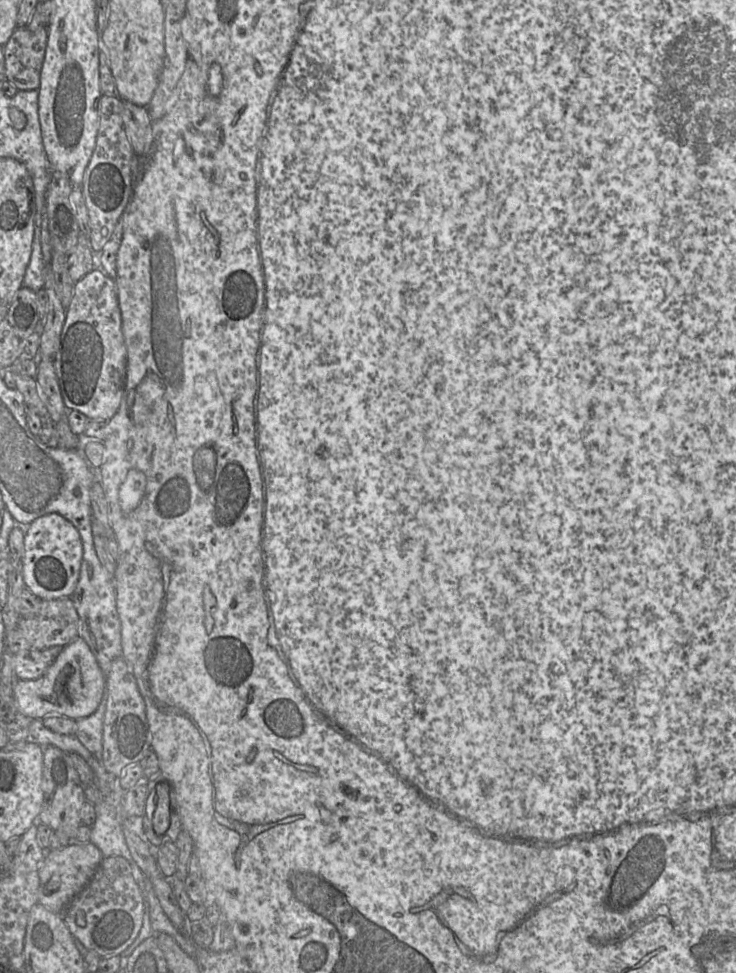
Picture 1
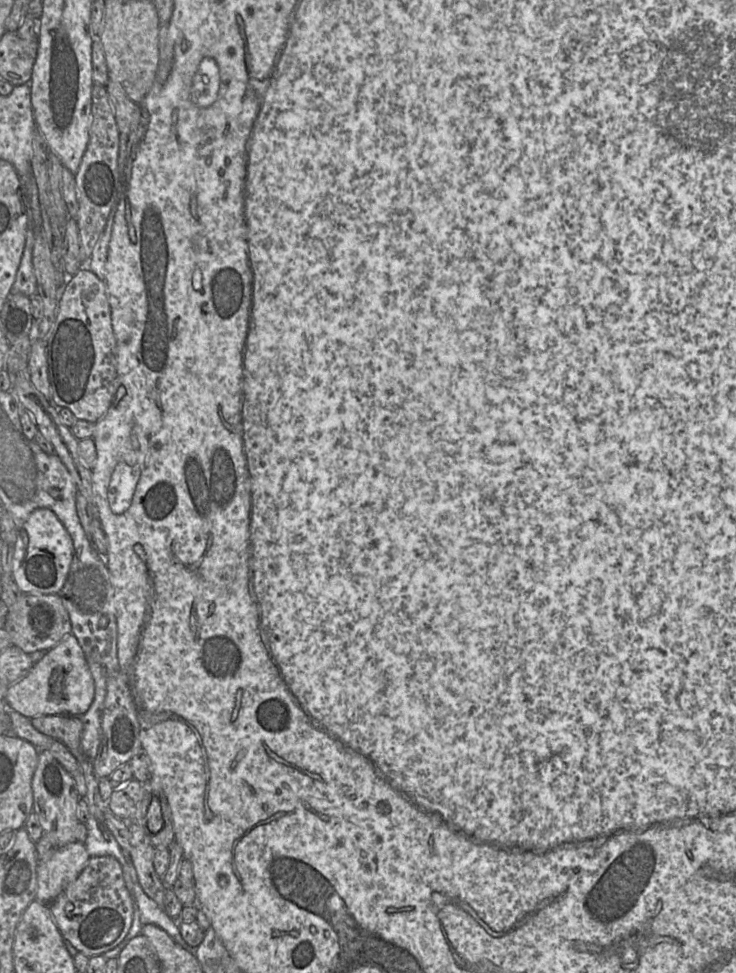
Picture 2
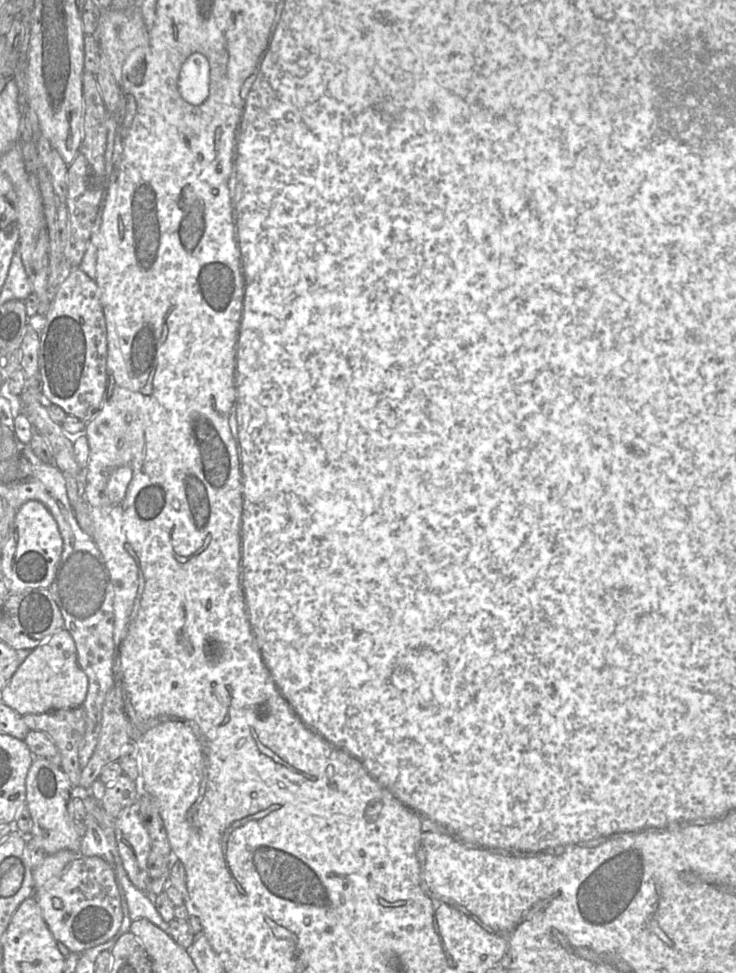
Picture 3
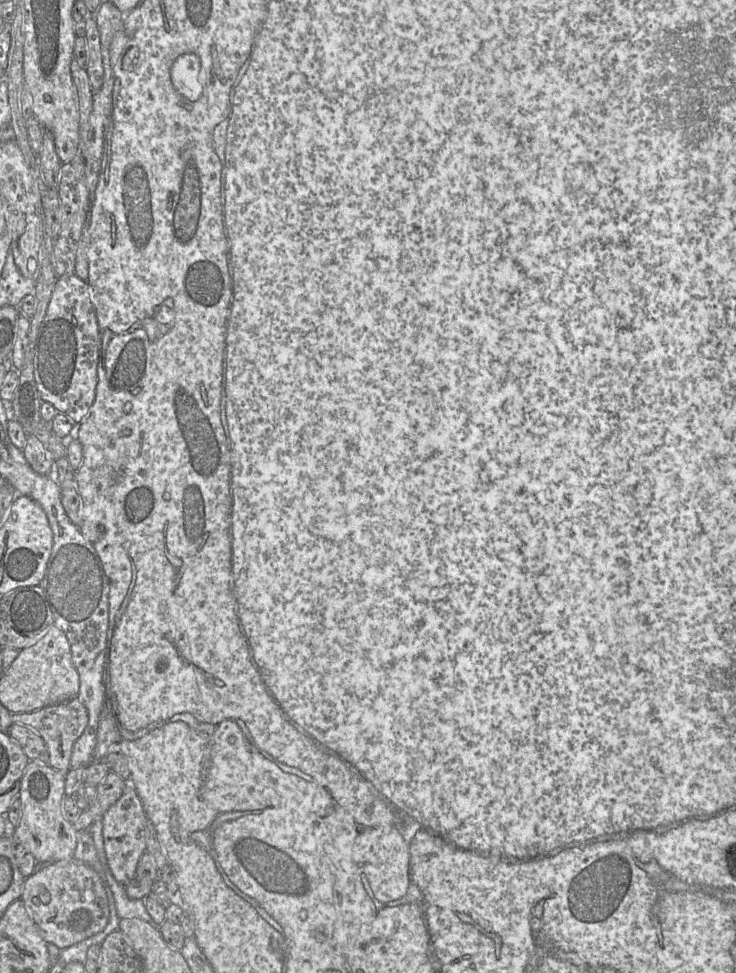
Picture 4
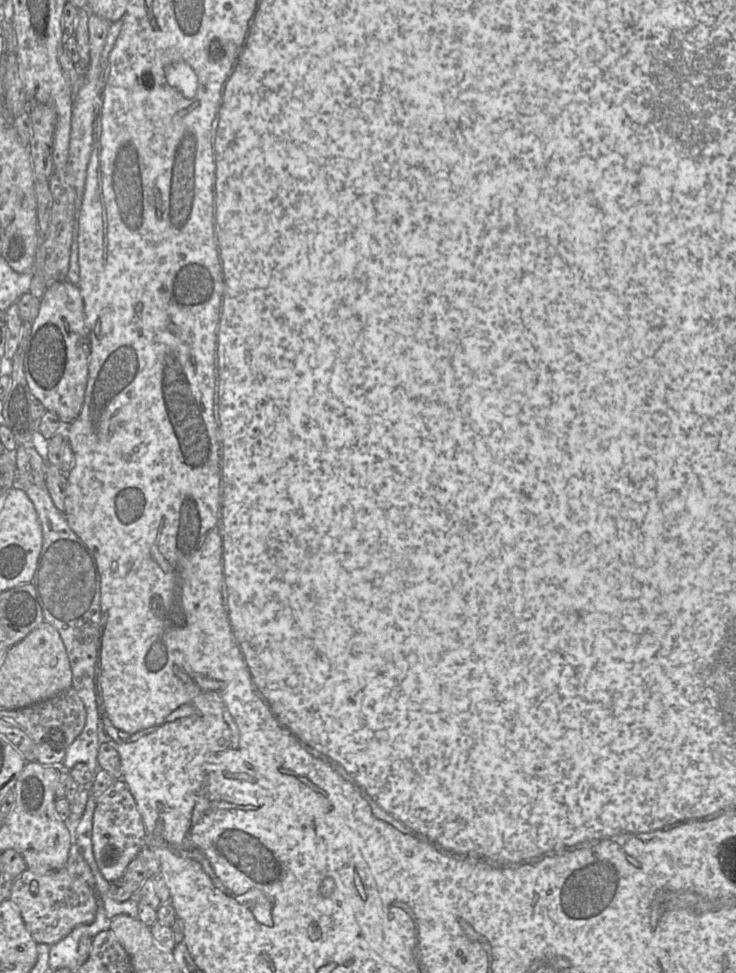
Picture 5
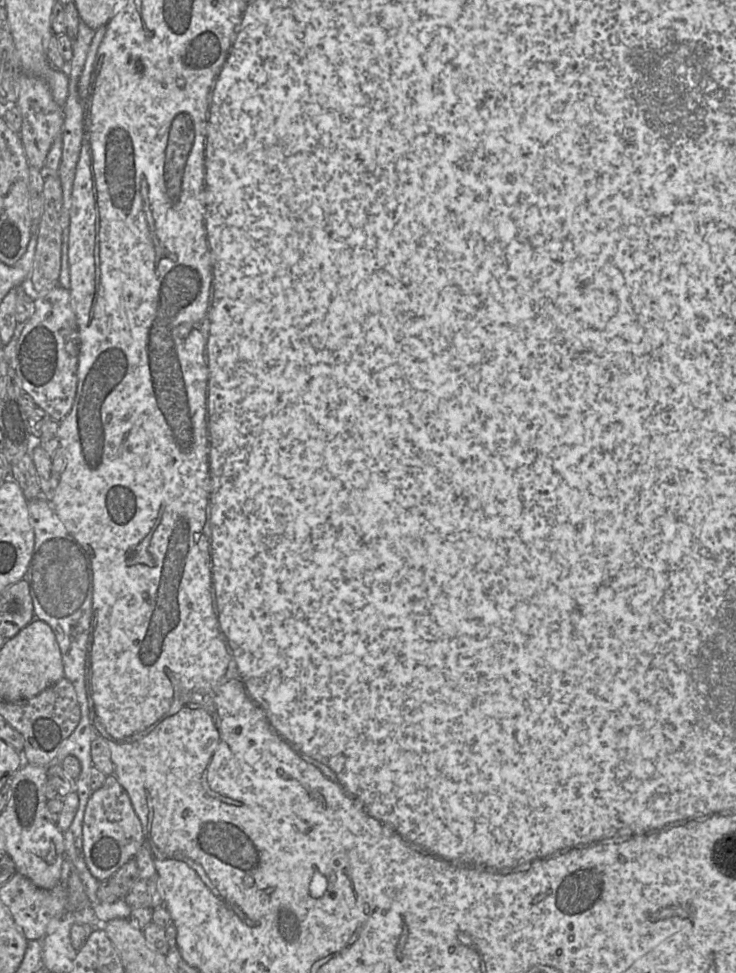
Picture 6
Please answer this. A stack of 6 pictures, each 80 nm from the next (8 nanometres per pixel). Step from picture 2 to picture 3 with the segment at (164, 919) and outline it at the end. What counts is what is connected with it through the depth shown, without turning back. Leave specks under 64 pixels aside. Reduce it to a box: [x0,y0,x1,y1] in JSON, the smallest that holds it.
[111,848,169,933]

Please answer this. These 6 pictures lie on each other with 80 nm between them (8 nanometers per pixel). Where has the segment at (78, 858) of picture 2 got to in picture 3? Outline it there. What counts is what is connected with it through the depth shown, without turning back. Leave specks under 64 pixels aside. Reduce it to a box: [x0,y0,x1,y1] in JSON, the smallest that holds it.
[33,850,79,891]

